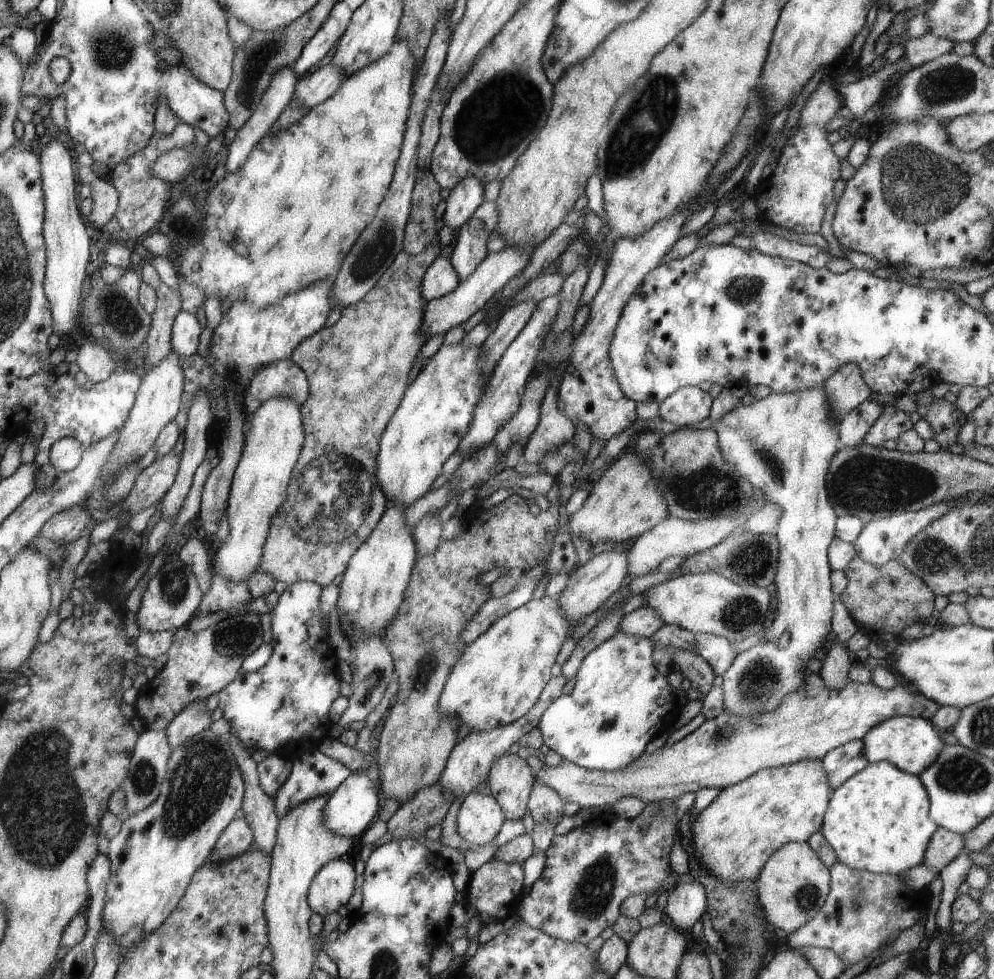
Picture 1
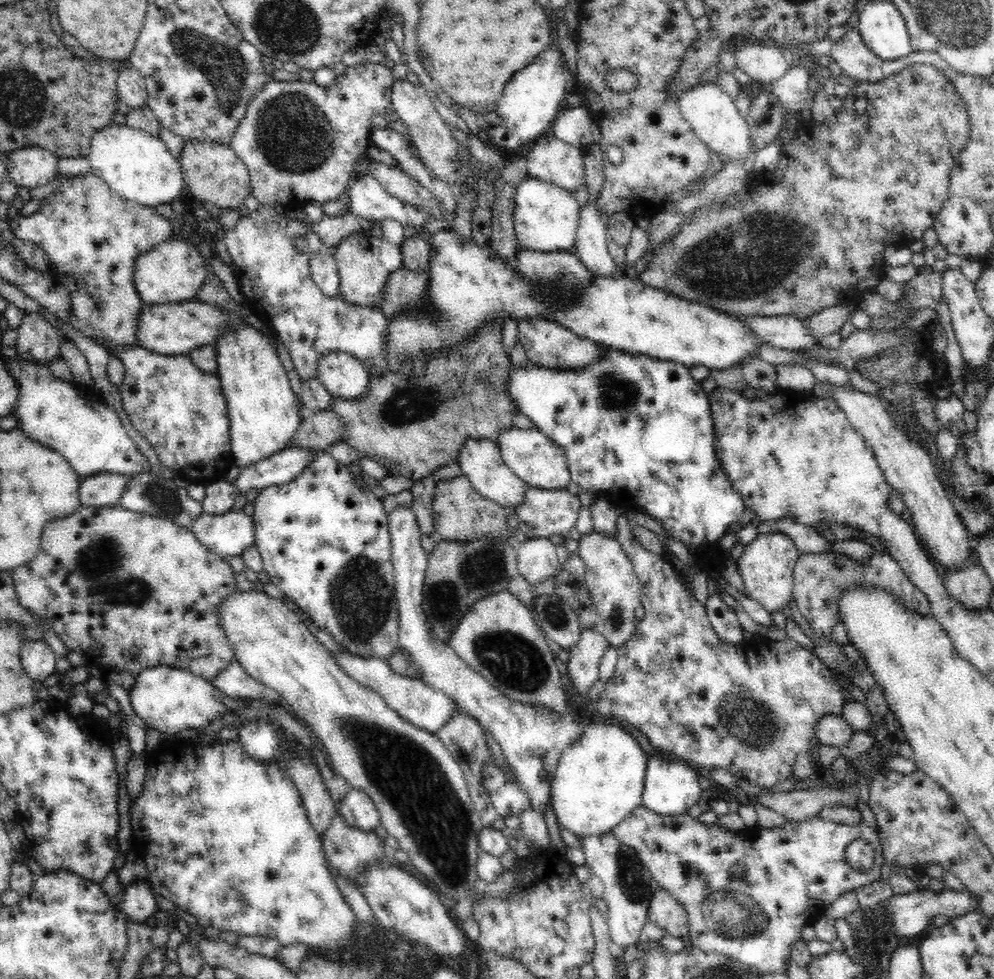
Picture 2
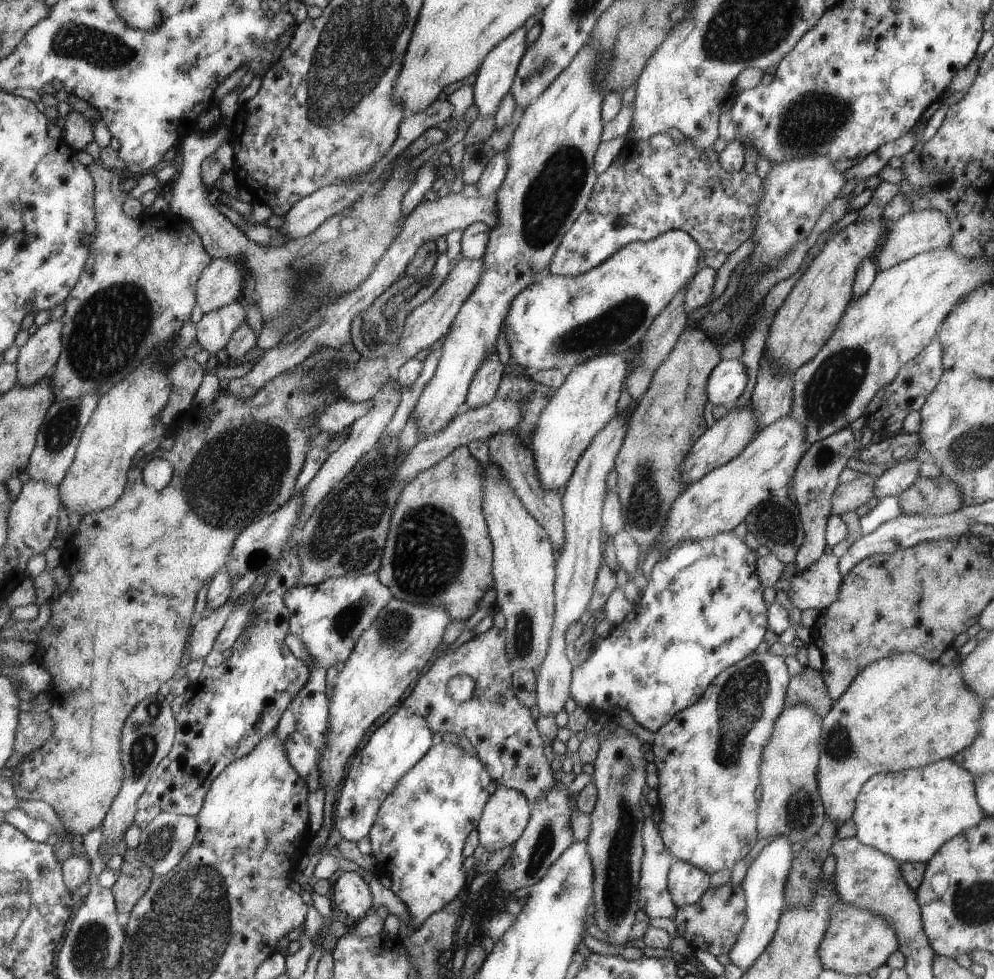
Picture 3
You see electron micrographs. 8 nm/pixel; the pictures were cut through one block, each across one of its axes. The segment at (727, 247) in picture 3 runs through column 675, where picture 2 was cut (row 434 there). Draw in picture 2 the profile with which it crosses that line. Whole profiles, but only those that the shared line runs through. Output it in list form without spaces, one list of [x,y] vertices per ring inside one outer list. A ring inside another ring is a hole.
[[[139,344],[126,347],[117,354],[122,360],[127,374],[119,386],[123,408],[132,423],[154,449],[160,465],[173,470],[175,478],[181,483],[196,483],[203,487],[227,477],[231,467],[236,466],[231,451],[230,419],[228,418],[227,401],[218,374],[200,370],[190,356],[164,355],[152,352]]]

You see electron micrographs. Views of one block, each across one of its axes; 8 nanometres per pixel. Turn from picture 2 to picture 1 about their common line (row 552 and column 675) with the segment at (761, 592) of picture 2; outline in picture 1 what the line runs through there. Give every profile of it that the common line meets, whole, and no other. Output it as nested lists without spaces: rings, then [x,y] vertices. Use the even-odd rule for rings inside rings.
[[[818,673],[807,675],[807,687],[789,693],[780,707],[774,712],[764,713],[757,717],[741,717],[729,713],[726,709],[712,720],[703,724],[672,746],[661,747],[652,753],[643,752],[642,756],[627,767],[615,771],[585,769],[584,767],[563,759],[557,766],[544,765],[535,772],[536,783],[553,788],[564,800],[577,802],[582,809],[604,810],[604,806],[616,803],[618,799],[636,797],[646,804],[657,803],[664,799],[674,800],[686,793],[695,793],[702,788],[719,790],[732,787],[762,769],[772,769],[793,765],[801,760],[821,760],[835,748],[853,740],[862,740],[864,735],[874,726],[895,716],[906,715],[930,720],[942,706],[928,700],[923,694],[913,690],[911,686],[900,681],[892,690],[878,688],[869,683],[850,681],[841,691],[826,688],[825,681]]]

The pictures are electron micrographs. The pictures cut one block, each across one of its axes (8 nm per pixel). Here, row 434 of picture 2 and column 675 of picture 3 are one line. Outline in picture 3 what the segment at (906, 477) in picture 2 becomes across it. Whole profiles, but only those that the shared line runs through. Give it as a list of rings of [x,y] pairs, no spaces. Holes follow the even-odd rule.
[[[675,860],[668,876],[669,892],[679,909],[696,904],[708,888],[710,874],[688,864]]]

